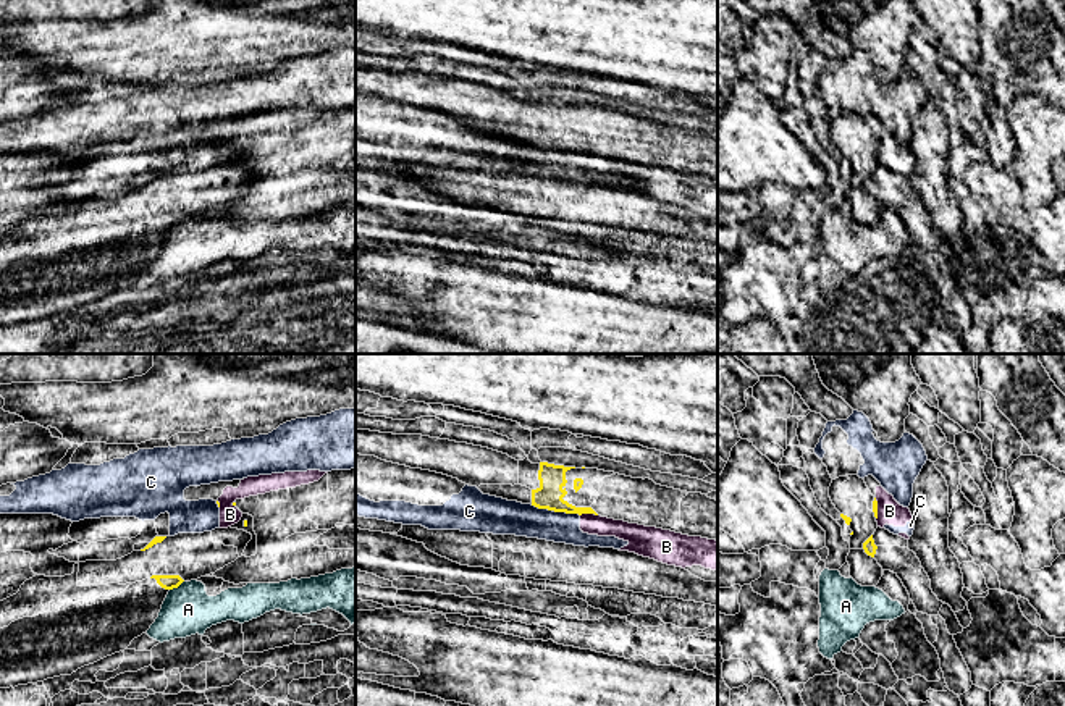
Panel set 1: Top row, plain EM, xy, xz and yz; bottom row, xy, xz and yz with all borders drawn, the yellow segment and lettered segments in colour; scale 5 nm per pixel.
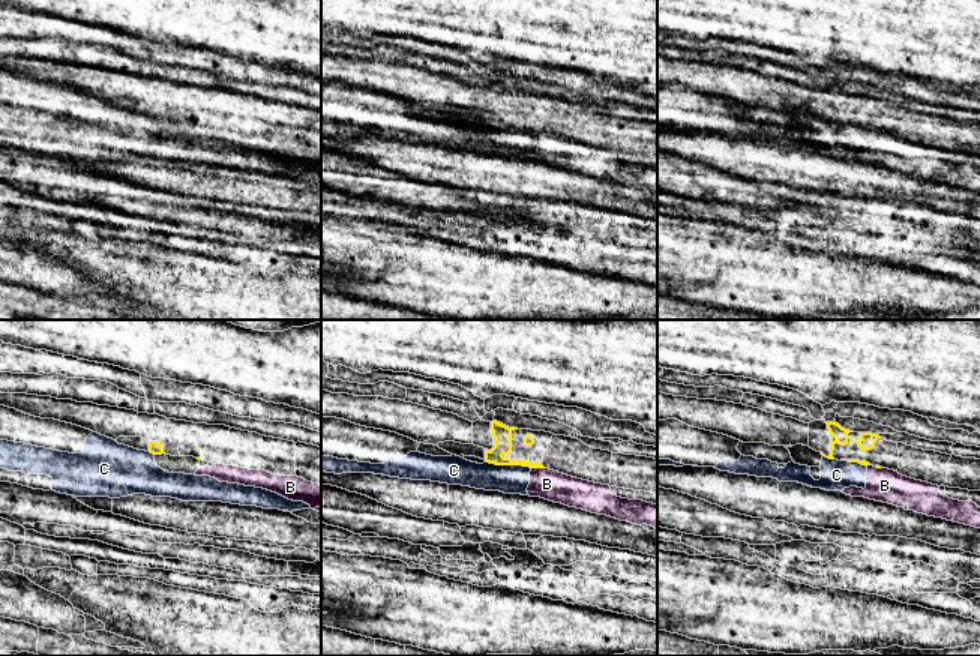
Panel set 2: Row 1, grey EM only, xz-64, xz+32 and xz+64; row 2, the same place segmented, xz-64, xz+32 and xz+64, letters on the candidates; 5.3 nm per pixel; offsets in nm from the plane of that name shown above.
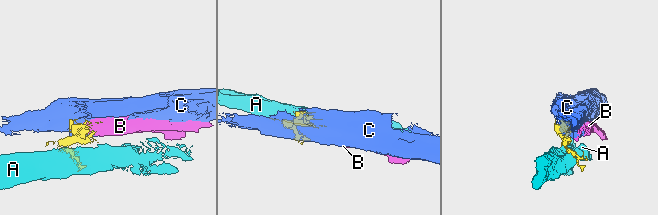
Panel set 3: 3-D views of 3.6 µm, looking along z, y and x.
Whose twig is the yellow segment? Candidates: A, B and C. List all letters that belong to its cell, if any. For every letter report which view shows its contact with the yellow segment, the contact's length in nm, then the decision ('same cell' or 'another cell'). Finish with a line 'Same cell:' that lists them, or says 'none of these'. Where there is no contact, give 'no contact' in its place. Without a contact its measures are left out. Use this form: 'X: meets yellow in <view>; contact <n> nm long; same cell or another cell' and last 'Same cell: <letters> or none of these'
A: meets yellow in xy; contact 90 nm long; another cell
B: meets yellow in xz; contact 90 nm long; another cell
C: meets yellow in xz; contact 130 nm long; another cell
Same cell: none of these

